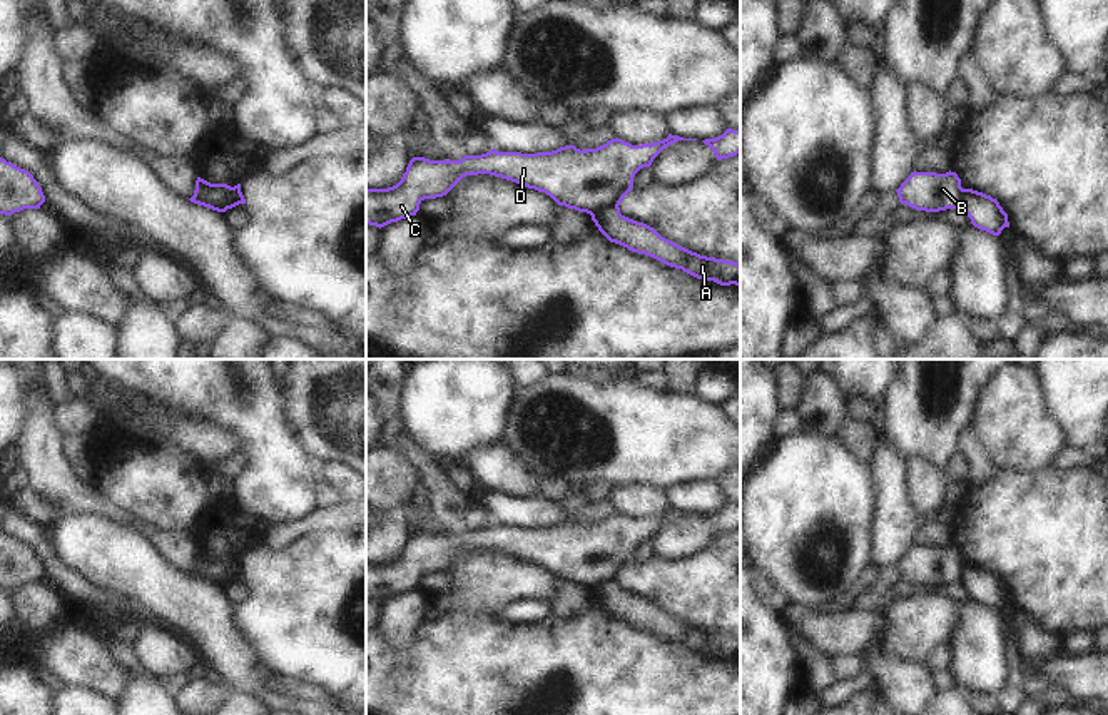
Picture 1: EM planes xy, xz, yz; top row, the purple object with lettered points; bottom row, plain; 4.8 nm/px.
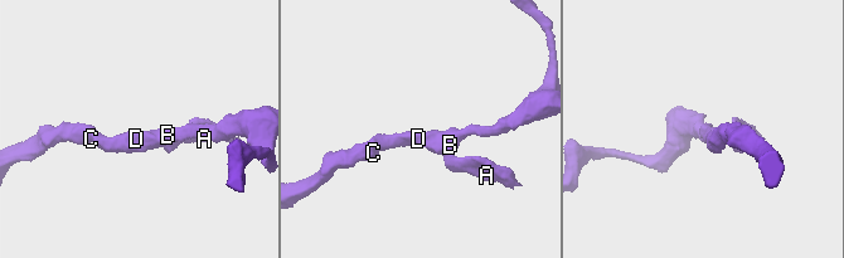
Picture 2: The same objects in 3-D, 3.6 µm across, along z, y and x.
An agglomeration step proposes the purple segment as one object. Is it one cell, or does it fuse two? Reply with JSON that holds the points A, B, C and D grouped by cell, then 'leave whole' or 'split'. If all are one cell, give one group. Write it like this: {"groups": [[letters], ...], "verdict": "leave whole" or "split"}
{"groups": [["A"], ["B", "C", "D"]], "verdict": "split"}

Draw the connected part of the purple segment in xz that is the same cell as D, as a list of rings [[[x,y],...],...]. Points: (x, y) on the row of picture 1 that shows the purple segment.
[[[668,134],[667,139],[652,142],[652,144],[642,144],[642,145],[632,145],[622,139],[612,139],[607,144],[597,147],[597,149],[585,149],[580,150],[575,145],[565,145],[551,152],[538,152],[538,154],[521,154],[521,152],[498,152],[496,149],[491,149],[486,154],[481,155],[465,155],[460,160],[429,160],[424,157],[413,157],[406,167],[406,172],[403,174],[401,180],[388,189],[366,189],[366,224],[384,227],[391,222],[398,222],[401,219],[406,219],[409,216],[416,216],[419,210],[419,204],[424,199],[436,199],[446,195],[463,177],[466,175],[478,175],[478,174],[490,174],[495,177],[501,177],[511,182],[516,182],[520,185],[525,185],[528,189],[535,189],[538,192],[545,192],[550,195],[558,205],[565,205],[568,209],[575,209],[578,212],[597,212],[603,209],[605,205],[620,205],[623,197],[632,190],[633,187],[633,177],[635,174],[643,169],[650,167],[653,159],[668,145],[679,142],[679,140],[697,140],[697,139],[684,139],[679,135]]]

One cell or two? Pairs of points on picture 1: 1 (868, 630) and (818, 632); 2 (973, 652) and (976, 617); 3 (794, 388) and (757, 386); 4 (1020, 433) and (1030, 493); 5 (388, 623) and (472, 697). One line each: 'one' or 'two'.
1: one
2: one
3: two
4: two
5: two

